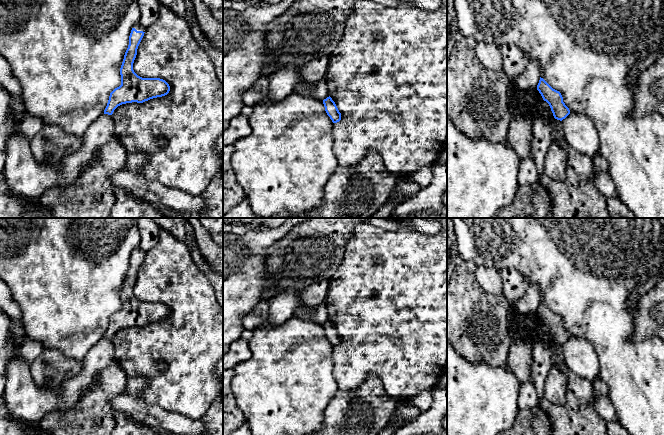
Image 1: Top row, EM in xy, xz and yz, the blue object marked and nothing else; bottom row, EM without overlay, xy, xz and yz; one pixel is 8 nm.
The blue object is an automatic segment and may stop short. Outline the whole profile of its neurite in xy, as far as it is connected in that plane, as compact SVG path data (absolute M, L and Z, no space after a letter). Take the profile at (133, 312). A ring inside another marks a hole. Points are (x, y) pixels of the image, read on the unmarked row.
M136 247L129 260L129 269L125 276L120 292L121 309L115 312L109 320L104 338L112 339L114 334L126 327L143 327L153 322L162 321L169 317L169 308L160 302L142 302L133 294L138 270L146 252Z

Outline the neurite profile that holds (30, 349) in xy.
M24 333L24 339L20 347L20 352L27 362L31 363L34 361L43 350L44 346L40 341L30 339Z

